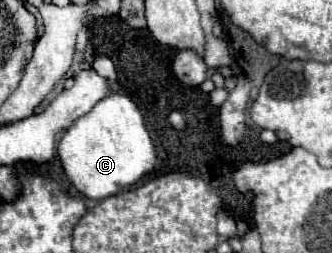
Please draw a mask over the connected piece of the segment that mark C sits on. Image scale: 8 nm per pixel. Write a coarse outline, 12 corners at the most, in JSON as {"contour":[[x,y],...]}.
{"contour":[[119,92],[75,120],[57,154],[89,200],[137,184],[157,158]]}

